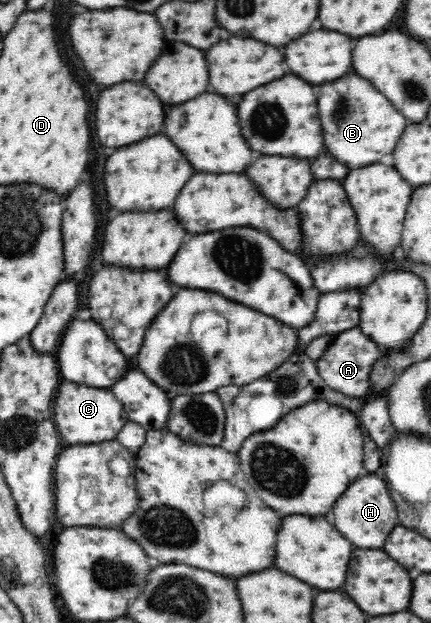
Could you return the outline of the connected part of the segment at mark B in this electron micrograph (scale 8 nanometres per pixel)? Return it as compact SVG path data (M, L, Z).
M348 73L344 79L324 83L318 91L318 107L324 125L325 149L350 169L378 163L384 155L393 155L409 123L402 110L398 111L376 86L358 73Z

